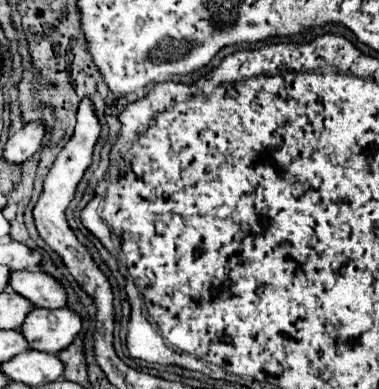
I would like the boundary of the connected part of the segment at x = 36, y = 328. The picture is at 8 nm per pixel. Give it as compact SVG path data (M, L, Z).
M32 308L32 312L24 318L24 324L20 326L24 338L28 338L28 346L32 350L48 354L58 354L60 350L64 350L80 330L80 316L66 308Z

